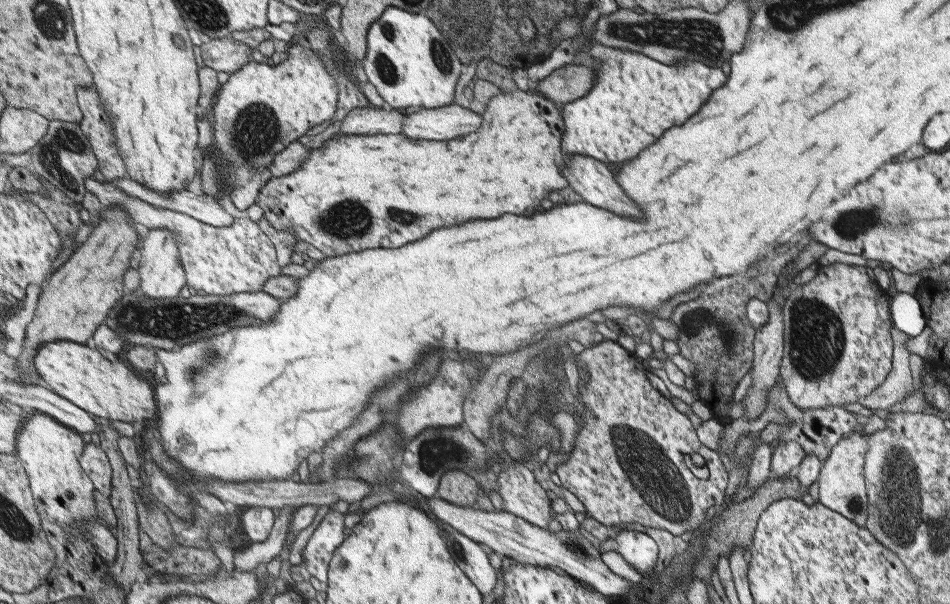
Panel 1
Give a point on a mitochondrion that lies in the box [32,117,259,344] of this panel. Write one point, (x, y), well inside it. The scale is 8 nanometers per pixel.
(65, 141)

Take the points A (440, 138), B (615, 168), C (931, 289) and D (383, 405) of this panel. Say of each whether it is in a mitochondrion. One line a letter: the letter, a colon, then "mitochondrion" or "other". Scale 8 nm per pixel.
A: other
B: other
C: other
D: mitochondrion

